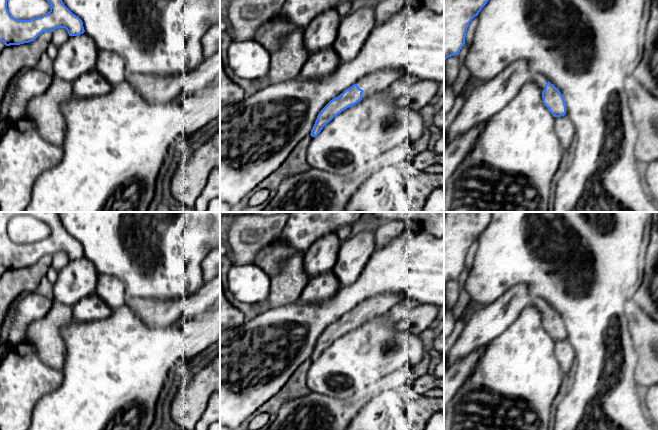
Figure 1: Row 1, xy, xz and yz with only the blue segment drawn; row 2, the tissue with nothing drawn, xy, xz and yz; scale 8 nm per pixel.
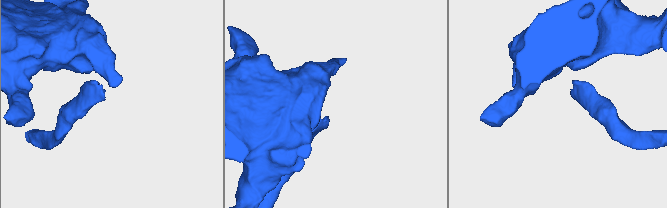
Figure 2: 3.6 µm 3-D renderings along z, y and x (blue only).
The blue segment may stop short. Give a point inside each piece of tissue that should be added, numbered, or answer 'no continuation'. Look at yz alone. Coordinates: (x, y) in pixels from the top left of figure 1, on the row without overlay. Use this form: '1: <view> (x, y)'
1: yz (541, 304)

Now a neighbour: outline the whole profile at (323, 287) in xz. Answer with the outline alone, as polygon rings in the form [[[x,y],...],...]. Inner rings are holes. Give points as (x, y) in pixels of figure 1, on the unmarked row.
[[[332,271],[310,278],[303,289],[299,302],[313,304],[331,299],[341,287]]]

